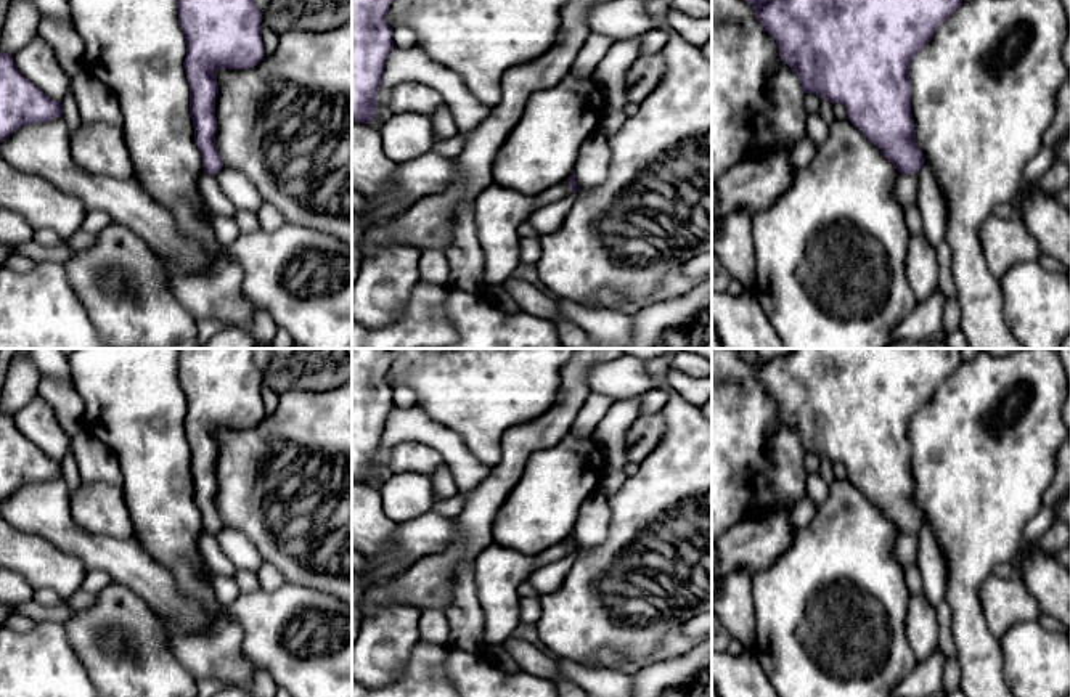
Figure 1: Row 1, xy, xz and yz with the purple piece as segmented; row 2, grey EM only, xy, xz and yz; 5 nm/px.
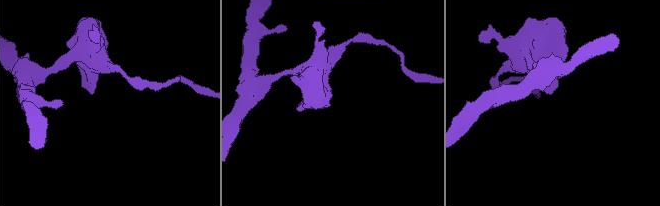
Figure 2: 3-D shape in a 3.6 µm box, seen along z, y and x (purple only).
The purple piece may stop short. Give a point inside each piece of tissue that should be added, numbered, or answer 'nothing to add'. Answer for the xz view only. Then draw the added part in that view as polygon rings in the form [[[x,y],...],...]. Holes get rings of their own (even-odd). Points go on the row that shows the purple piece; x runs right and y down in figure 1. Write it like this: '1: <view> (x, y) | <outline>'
nothing to add

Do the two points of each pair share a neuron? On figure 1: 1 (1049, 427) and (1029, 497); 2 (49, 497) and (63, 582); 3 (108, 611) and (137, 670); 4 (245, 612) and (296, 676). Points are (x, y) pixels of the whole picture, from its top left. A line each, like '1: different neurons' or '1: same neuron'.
1: same neuron
2: different neurons
3: same neuron
4: same neuron

